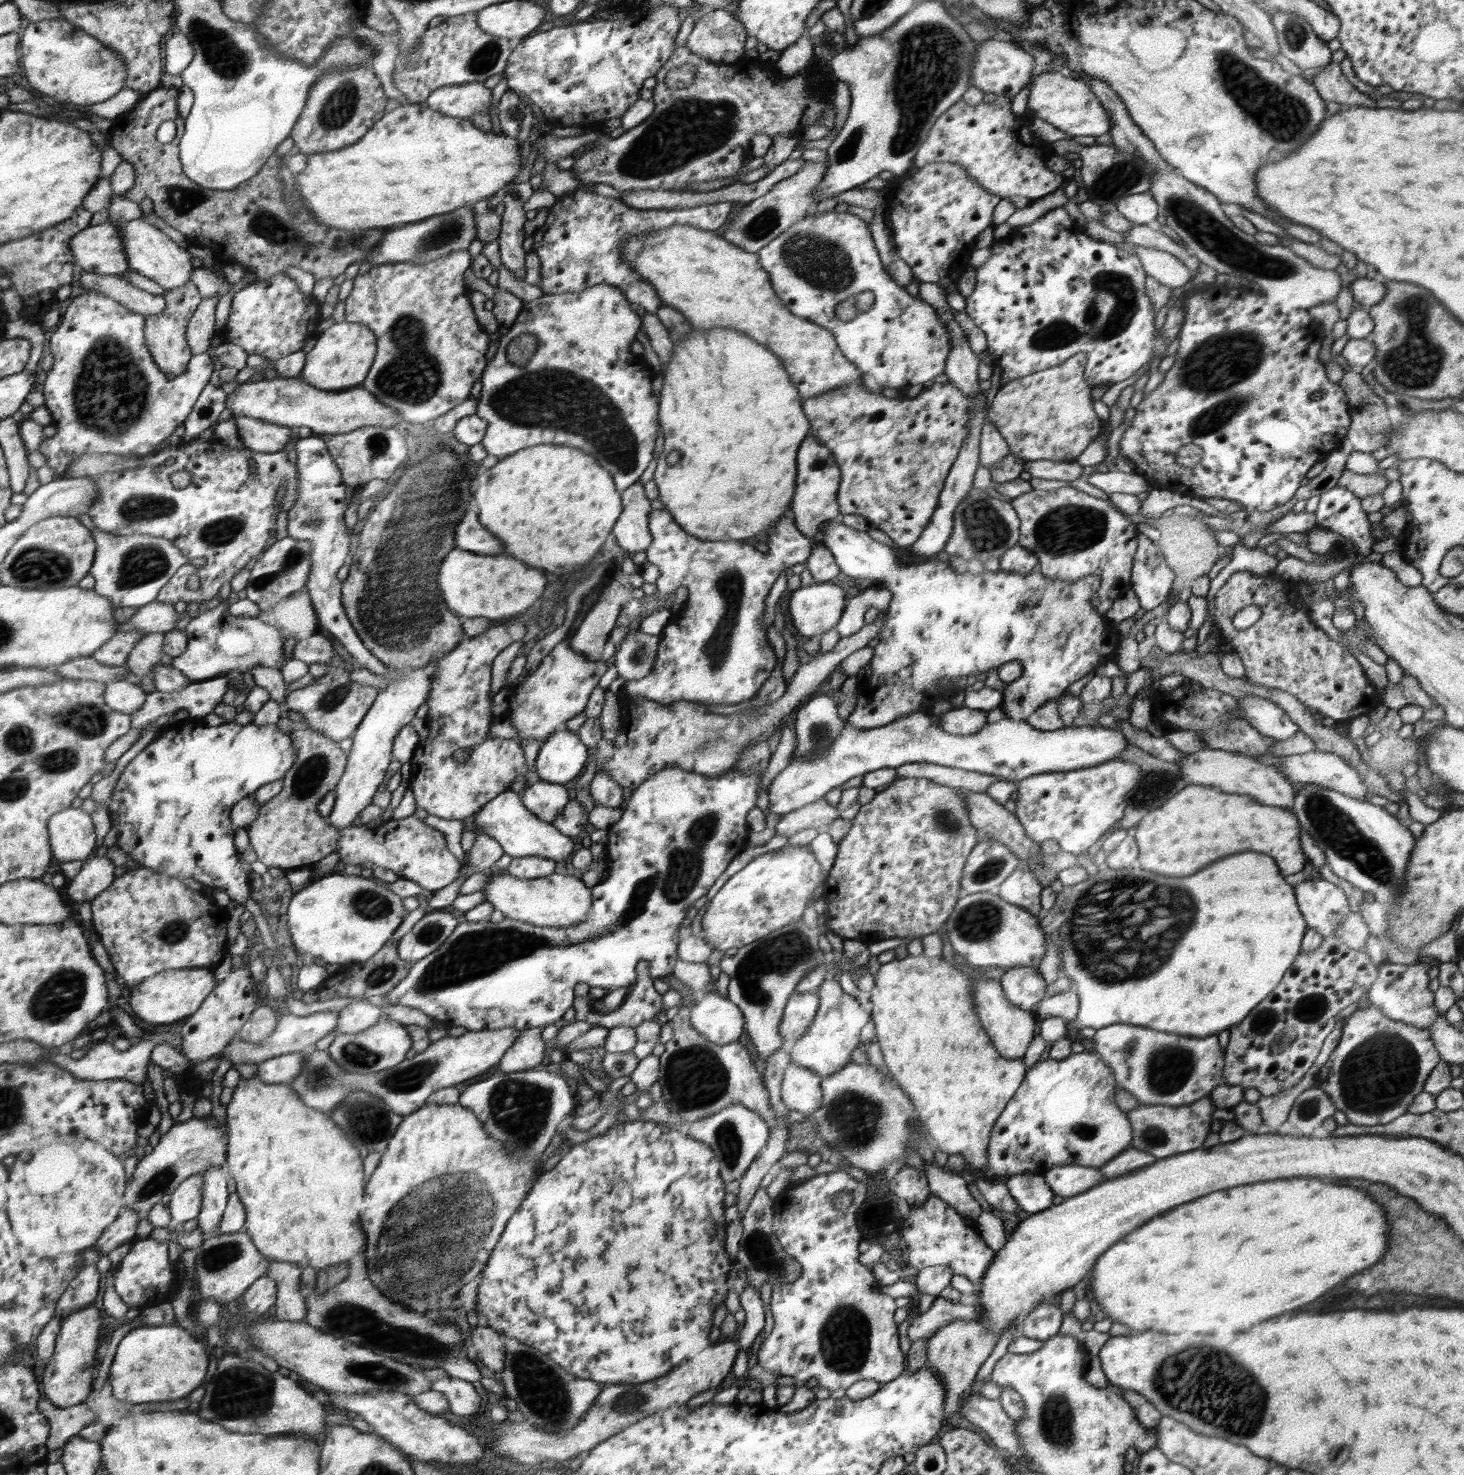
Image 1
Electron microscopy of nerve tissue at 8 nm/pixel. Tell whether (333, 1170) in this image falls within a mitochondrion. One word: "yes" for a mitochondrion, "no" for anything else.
no

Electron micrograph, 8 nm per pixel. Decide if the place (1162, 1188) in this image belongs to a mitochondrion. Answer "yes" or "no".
no

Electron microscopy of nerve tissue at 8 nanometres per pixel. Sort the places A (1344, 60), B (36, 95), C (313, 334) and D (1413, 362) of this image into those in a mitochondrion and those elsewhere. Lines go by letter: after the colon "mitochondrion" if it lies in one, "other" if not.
A: other
B: other
C: other
D: mitochondrion

